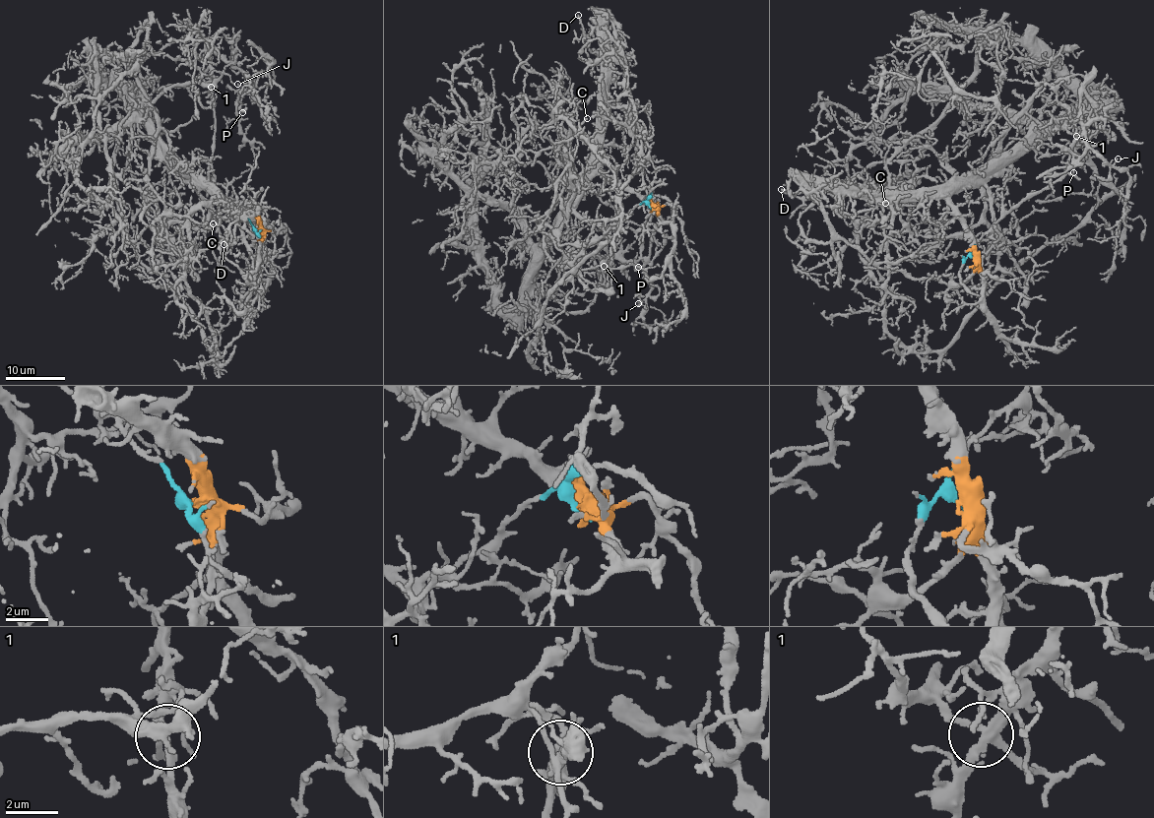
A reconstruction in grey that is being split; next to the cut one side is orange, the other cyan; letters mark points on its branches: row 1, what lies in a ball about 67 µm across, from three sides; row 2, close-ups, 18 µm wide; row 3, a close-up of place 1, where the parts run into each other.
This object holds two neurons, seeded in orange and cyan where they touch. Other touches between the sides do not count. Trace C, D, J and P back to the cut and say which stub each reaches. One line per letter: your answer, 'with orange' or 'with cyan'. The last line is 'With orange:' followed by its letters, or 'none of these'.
C: with orange
D: with orange
J: with cyan
P: with cyan
With orange: C, D

